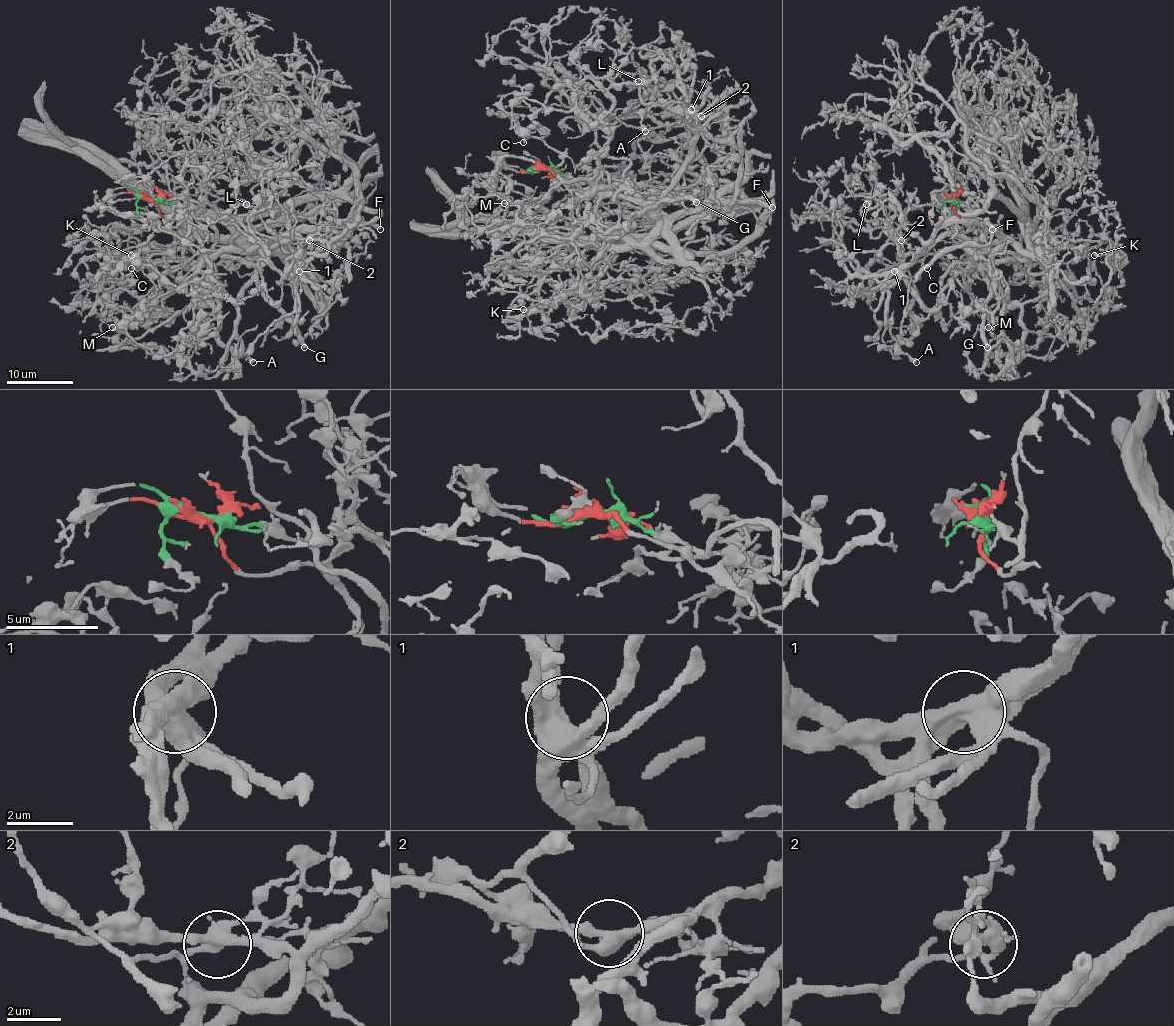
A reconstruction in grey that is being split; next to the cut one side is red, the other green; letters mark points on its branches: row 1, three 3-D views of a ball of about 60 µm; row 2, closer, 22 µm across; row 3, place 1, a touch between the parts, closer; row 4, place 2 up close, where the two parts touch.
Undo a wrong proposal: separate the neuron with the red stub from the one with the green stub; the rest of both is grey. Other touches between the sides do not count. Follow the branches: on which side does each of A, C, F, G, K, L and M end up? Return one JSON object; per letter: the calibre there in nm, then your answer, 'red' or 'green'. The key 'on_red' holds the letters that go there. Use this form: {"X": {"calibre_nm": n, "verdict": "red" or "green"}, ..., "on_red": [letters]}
{"A": {"calibre_nm": 480, "verdict": "red"}, "C": {"calibre_nm": 120, "verdict": "red"}, "F": {"calibre_nm": 500, "verdict": "red"}, "G": {"calibre_nm": 500, "verdict": "green"}, "K": {"calibre_nm": 440, "verdict": "green"}, "L": {"calibre_nm": 150, "verdict": "green"}, "M": {"calibre_nm": 220, "verdict": "red"}, "on_red": ["A", "C", "F", "M"]}

